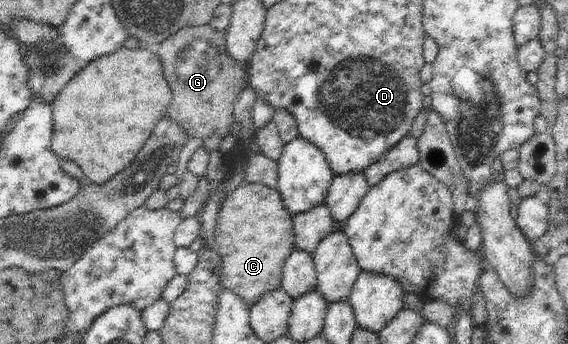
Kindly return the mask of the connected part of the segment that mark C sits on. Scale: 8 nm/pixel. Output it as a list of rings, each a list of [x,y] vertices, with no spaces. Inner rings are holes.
[[[240,183],[236,189],[232,190],[220,208],[214,228],[216,241],[212,244],[221,257],[219,283],[221,289],[230,290],[239,295],[249,309],[256,305],[265,293],[278,289],[281,286],[285,261],[296,249],[293,218],[277,188],[264,184]]]

